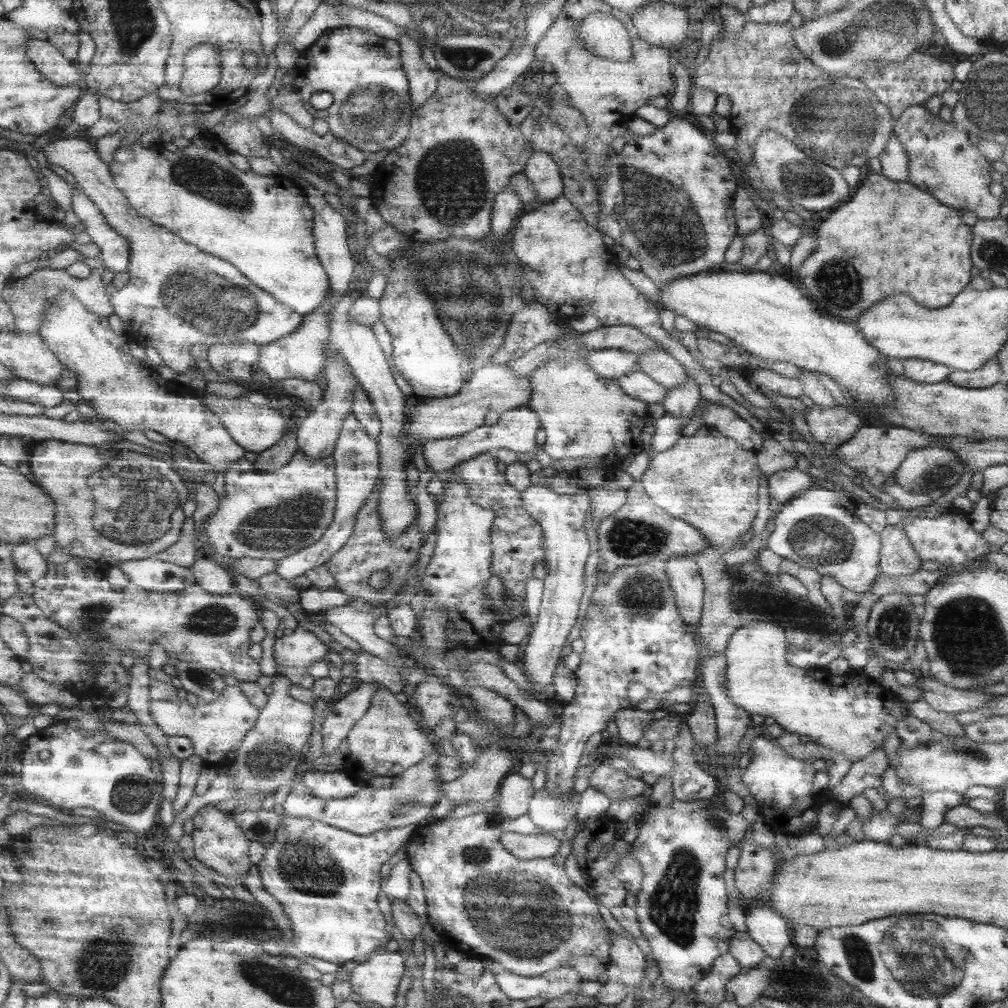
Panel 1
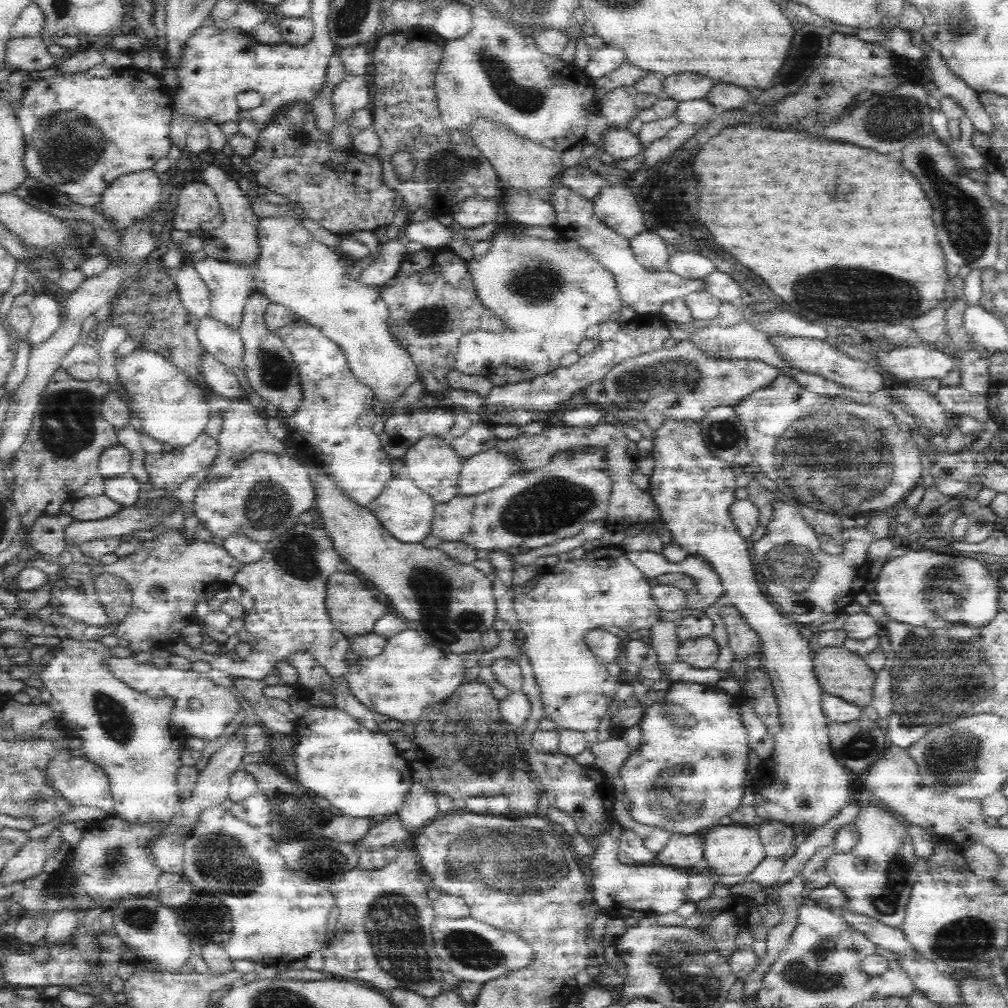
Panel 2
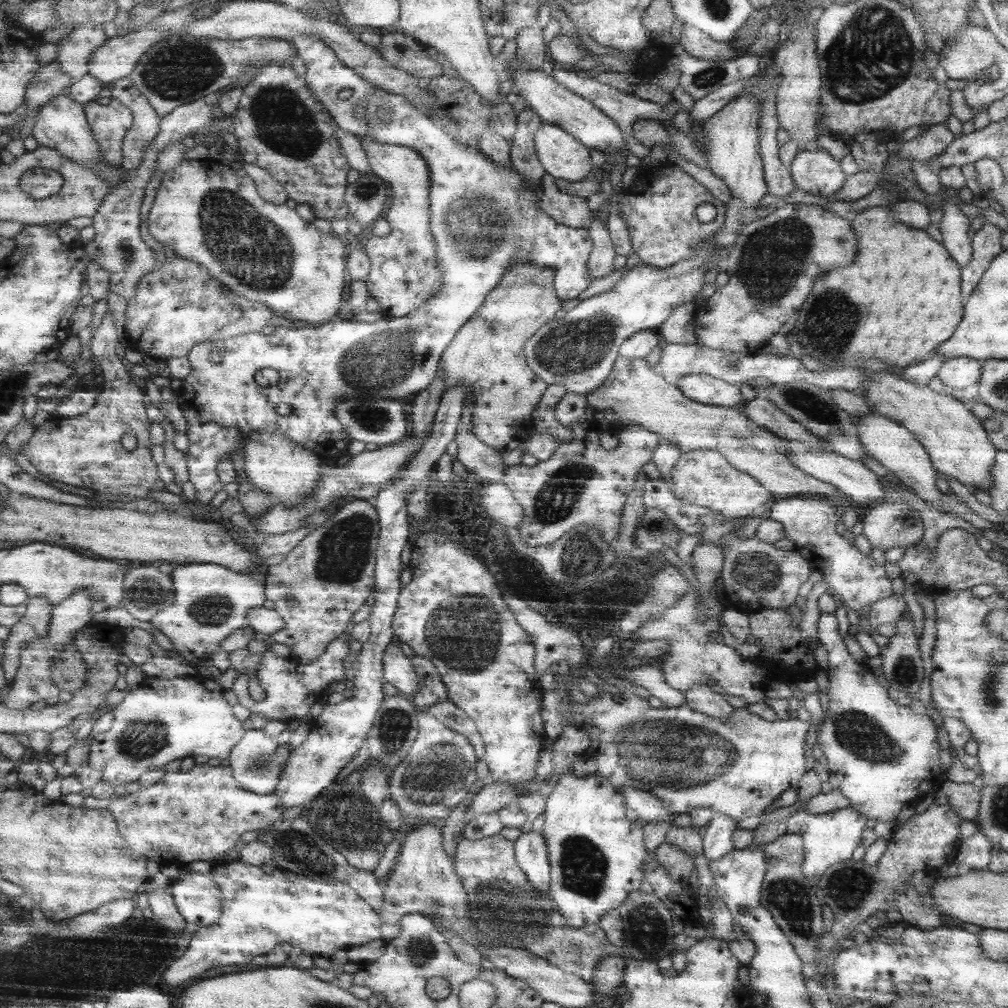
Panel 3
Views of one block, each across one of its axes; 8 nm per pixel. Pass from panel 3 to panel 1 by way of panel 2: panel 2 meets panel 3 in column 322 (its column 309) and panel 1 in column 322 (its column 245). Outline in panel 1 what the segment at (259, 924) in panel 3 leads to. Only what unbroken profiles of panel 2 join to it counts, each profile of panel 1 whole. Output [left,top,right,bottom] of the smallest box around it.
[258,815,417,966]

